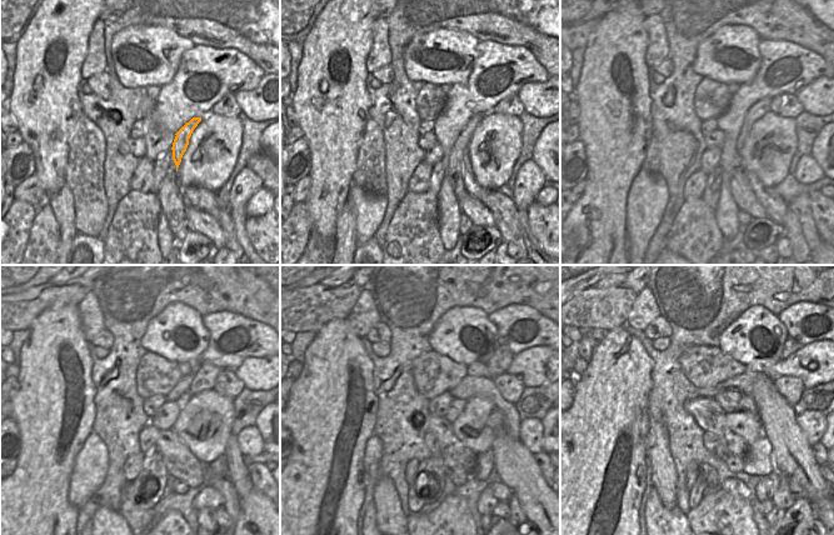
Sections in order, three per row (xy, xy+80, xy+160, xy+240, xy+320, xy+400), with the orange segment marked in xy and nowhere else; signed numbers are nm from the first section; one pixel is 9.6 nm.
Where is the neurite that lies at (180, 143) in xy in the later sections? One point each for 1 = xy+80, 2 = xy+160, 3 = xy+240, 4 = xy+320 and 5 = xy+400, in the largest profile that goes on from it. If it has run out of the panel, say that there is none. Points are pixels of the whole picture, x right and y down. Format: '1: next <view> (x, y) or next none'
1: next xy+80 (470, 185)
2: next xy+160 (775, 206)
3: next xy+240 (231, 504)
4: next xy+320 (517, 518)
5: next xy+400 (798, 518)

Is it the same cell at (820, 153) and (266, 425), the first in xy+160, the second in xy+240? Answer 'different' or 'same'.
same

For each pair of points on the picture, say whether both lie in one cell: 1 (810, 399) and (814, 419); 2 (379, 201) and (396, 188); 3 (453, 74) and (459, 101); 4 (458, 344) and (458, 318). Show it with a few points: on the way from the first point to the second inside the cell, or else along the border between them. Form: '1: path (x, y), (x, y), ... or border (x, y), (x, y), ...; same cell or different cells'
1: border (820, 410), (802, 410), (797, 415); different cells
2: border (385, 194), (386, 209), (379, 224); different cells
3: border (473, 60), (469, 76), (464, 81), (450, 84); different cells
4: path (457, 338), (458, 324); same cell

